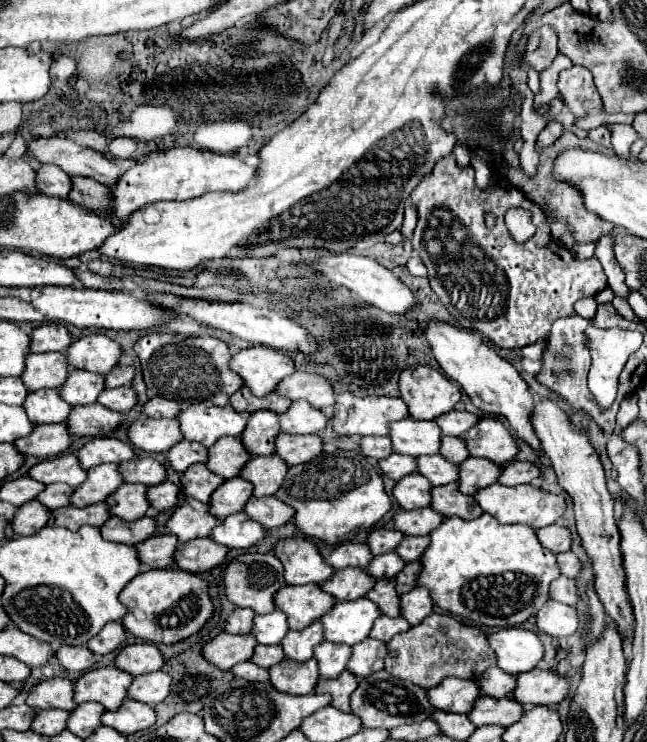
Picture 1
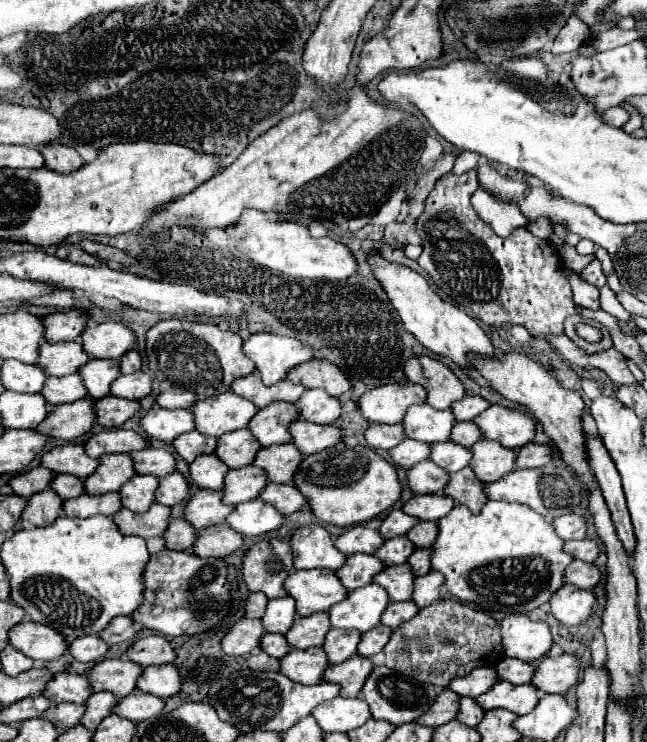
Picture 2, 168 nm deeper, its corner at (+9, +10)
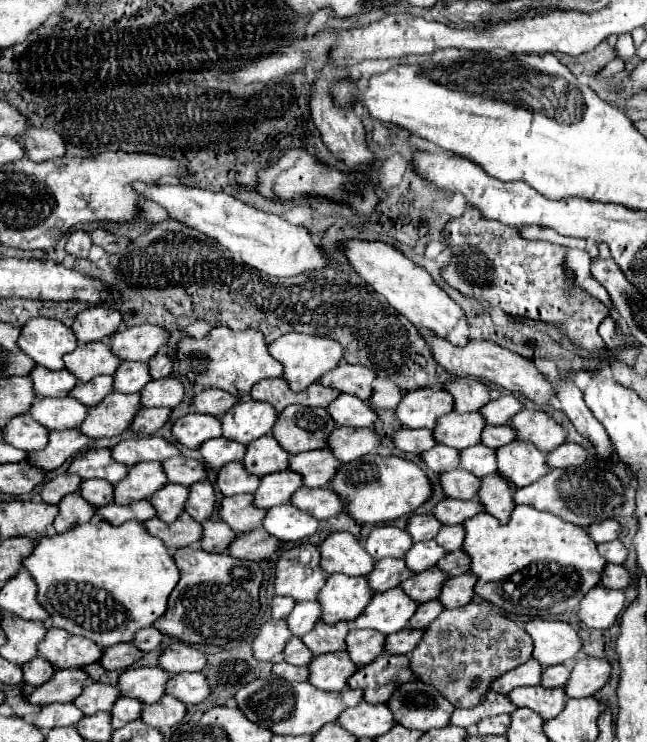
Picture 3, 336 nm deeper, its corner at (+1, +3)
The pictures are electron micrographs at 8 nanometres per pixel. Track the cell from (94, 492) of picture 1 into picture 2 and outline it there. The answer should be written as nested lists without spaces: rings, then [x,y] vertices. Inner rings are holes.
[[[107,454],[99,460],[97,470],[91,474],[91,478],[83,480],[87,494],[107,494],[117,492],[125,480],[129,480],[135,474],[133,462],[127,454]]]

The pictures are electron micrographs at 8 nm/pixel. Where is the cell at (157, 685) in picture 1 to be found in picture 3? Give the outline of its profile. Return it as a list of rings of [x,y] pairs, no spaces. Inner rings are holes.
[[[179,673],[167,683],[167,693],[187,705],[197,705],[209,697],[211,687],[203,673]]]

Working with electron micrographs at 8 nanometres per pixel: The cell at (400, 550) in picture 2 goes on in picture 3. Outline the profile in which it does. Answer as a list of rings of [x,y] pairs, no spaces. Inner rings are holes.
[[[425,541],[425,543],[415,543],[411,547],[411,551],[405,555],[405,563],[411,571],[421,573],[425,569],[431,569],[437,565],[439,559],[443,559],[447,555],[445,549],[441,549],[441,545],[437,545],[437,541]]]

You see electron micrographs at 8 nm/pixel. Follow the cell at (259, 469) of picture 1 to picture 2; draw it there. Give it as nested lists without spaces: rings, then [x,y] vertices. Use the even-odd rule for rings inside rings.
[[[287,442],[261,448],[255,454],[253,466],[261,466],[269,474],[269,482],[291,482],[301,458],[303,456],[297,452],[297,448]]]

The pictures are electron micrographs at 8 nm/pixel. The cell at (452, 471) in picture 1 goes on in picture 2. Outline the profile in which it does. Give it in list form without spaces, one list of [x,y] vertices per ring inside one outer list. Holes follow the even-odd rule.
[[[437,442],[431,446],[431,456],[429,460],[433,460],[437,466],[441,466],[447,472],[457,472],[461,468],[465,468],[471,460],[471,450],[459,444],[449,442]]]

